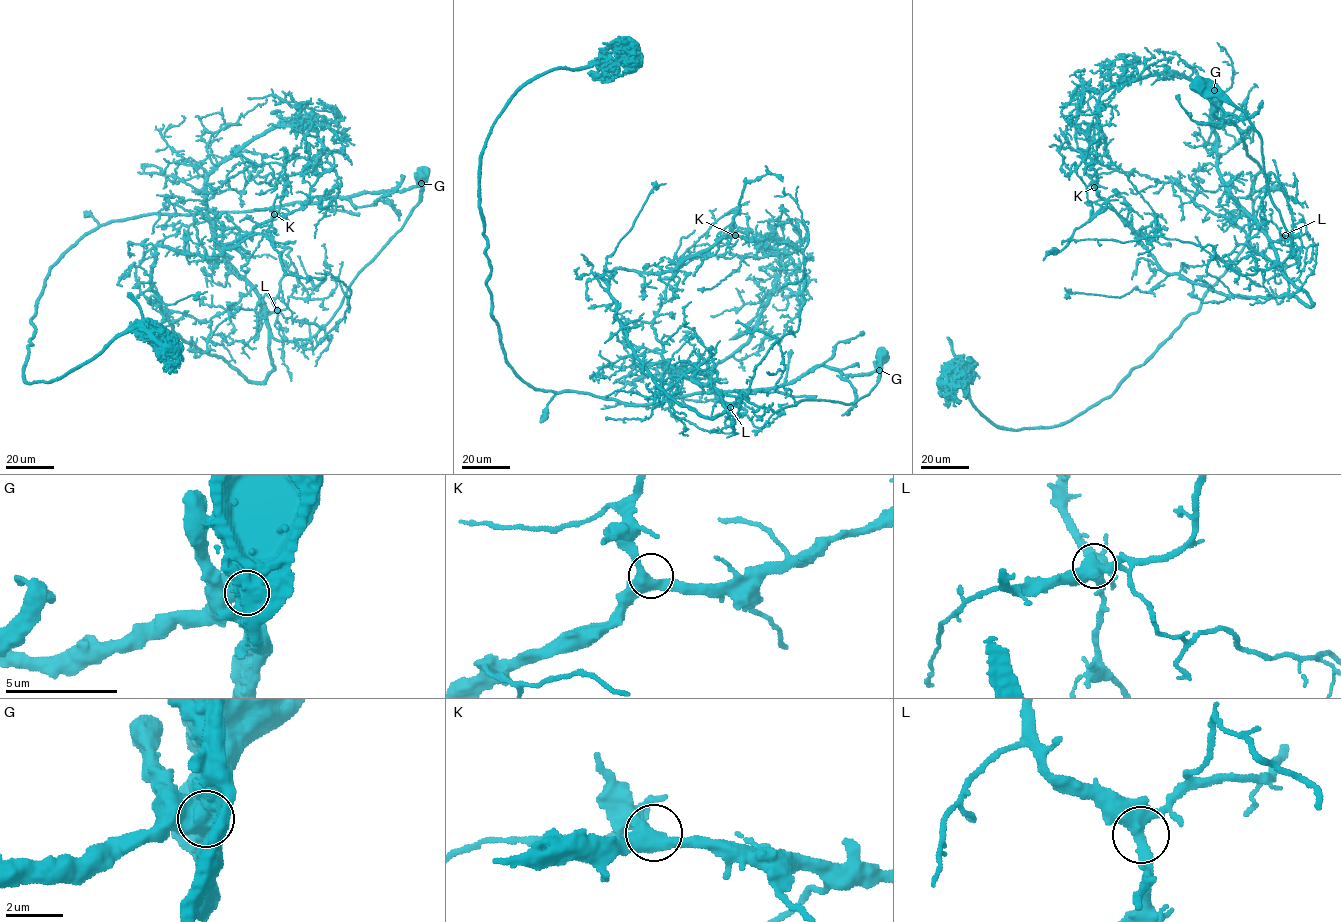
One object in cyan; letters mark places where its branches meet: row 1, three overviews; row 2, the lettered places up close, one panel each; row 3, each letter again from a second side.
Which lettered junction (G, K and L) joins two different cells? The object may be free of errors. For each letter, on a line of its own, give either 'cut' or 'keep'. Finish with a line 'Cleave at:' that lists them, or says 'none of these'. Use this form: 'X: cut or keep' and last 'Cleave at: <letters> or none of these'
G: cut
K: keep
L: keep
Cleave at: G

